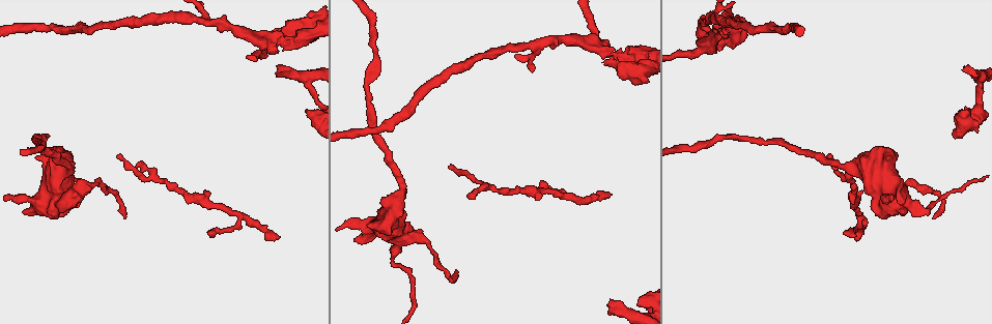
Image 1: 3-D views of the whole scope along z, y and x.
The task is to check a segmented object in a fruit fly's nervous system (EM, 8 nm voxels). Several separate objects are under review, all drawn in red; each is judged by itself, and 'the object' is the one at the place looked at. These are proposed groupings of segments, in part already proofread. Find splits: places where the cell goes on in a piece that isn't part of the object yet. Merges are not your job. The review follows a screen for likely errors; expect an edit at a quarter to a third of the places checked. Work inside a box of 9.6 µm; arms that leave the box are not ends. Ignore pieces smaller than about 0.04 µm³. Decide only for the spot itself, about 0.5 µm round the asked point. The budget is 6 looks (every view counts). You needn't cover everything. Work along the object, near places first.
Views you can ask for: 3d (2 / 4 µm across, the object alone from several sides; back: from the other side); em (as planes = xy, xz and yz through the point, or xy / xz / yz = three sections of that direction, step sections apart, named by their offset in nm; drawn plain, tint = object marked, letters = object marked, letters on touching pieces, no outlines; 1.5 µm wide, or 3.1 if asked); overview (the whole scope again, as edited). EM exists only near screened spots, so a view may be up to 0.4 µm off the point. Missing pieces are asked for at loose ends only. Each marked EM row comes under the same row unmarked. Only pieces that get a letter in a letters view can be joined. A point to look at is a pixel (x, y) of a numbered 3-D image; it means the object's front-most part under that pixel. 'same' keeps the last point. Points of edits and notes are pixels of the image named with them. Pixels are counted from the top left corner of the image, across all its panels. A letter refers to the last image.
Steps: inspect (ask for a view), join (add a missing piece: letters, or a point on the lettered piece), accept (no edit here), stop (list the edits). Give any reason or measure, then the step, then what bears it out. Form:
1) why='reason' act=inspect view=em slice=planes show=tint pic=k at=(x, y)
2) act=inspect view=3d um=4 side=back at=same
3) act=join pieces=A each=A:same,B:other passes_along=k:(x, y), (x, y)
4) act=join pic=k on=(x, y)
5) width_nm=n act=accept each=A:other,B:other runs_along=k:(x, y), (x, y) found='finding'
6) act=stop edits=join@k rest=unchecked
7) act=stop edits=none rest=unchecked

why='an open end' act=inspect view=3d um=2 pic=1 at=(857, 238)

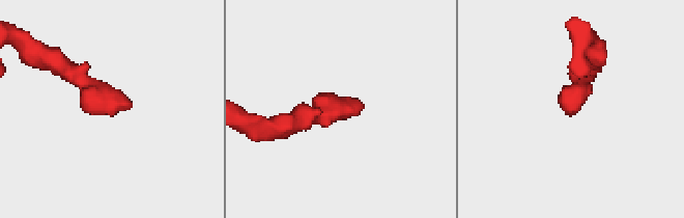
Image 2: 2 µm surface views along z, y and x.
why='need the tissue' act=inspect view=em slice=xz step=8 show=letters pic=2 at=(127, 104)

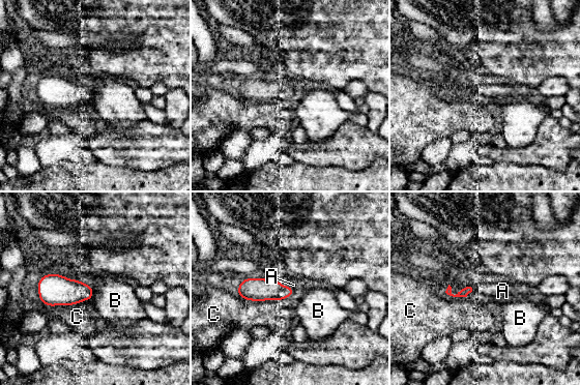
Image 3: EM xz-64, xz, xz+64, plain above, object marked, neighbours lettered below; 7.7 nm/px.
longest_contact=C:340nm act=join pic=3 on=(293, 285) each=A:same,B:other,C:other found='it goes on there'

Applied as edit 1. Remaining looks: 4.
act=inspect view=em slice=planes show=letters pic=1 at=(827, 155)

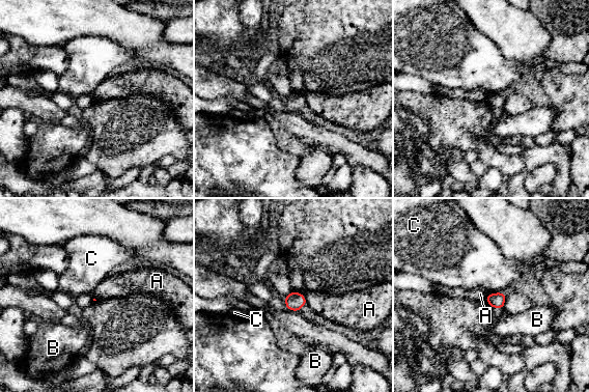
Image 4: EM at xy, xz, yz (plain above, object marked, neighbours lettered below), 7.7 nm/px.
act=accept each=A:other,B:other,C:other border=4:(292, 290), (302, 294), (307, 304) found='none of them fits'

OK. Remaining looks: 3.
why='free end' act=inspect view=em slice=planes show=letters pic=1 at=(277, 65)

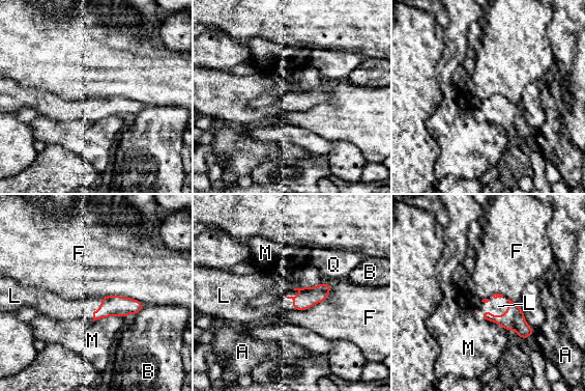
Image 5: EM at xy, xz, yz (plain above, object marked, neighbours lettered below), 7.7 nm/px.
act=join pic=5 on=(498, 306) each=A:other,B:other,F:other,L:same,M:other,Q:other found='the cell continues'

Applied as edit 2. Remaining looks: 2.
act=stop edits=join@3,join@5 rest=unchecked

